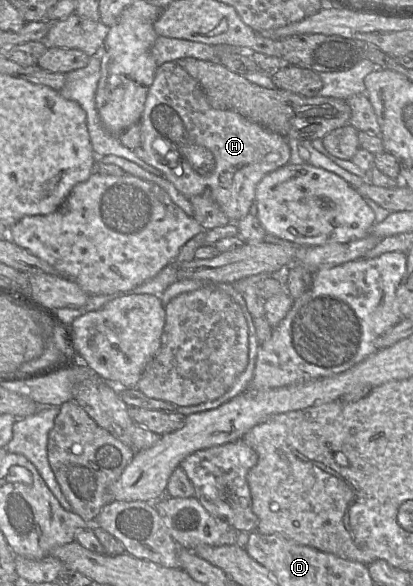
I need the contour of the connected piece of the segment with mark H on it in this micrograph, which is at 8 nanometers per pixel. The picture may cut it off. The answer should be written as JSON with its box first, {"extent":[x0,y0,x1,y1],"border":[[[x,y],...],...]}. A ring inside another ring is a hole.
{"extent":[133,61,290,223],"border":[[[175,61],[157,67],[140,121],[142,140],[140,146],[133,150],[136,155],[159,170],[161,175],[186,197],[210,196],[233,223],[251,212],[256,186],[260,180],[266,174],[289,163],[290,147],[285,137],[236,111],[211,107],[199,82]]]}

